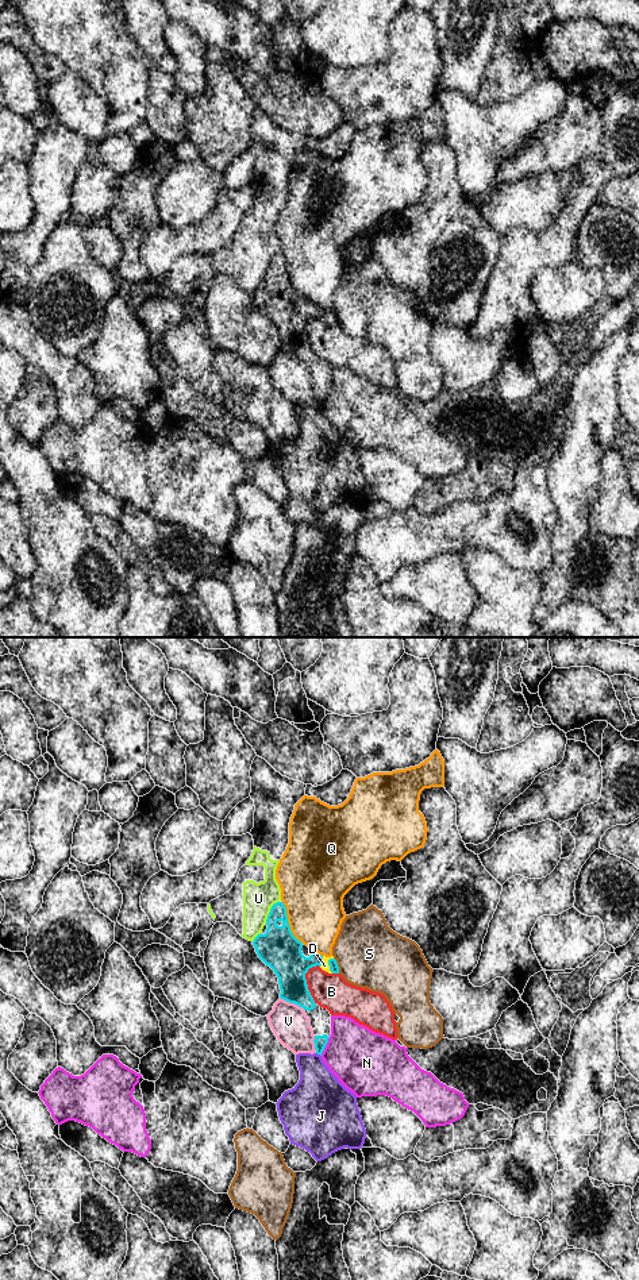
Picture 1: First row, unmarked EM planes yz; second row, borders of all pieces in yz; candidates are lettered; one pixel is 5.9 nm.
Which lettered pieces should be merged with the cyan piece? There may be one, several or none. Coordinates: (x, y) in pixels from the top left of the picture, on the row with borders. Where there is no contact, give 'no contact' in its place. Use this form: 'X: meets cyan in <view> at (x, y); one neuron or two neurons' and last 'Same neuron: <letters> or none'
B: meets cyan in yz at (305, 982); two neurons
D: meets cyan in yz at (328, 964); two neurons
J: meets cyan in yz at (319, 1053); two neurons
N: meets cyan in yz at (324, 1047); two neurons
Q: meets cyan in yz at (288, 924); two neurons
S: meets cyan in yz at (337, 966); two neurons
U: meets cyan in yz at (270, 912); two neurons
V: meets cyan in yz at (291, 1002); two neurons
Same neuron: none

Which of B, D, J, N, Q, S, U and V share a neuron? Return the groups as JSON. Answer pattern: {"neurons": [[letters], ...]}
{"neurons": [["B"], ["D", "Q"], ["J"], ["N"], ["S"], ["U"], ["V"]]}

